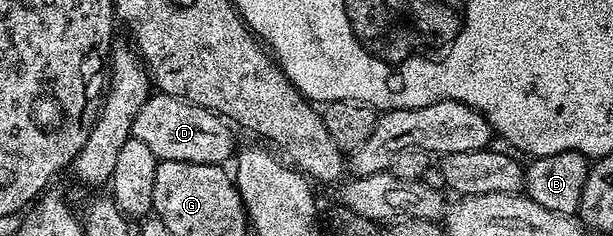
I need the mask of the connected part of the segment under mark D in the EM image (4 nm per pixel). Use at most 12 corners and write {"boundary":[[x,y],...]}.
{"boundary":[[151,95],[133,139],[159,160],[225,165],[231,125],[175,96]]}

